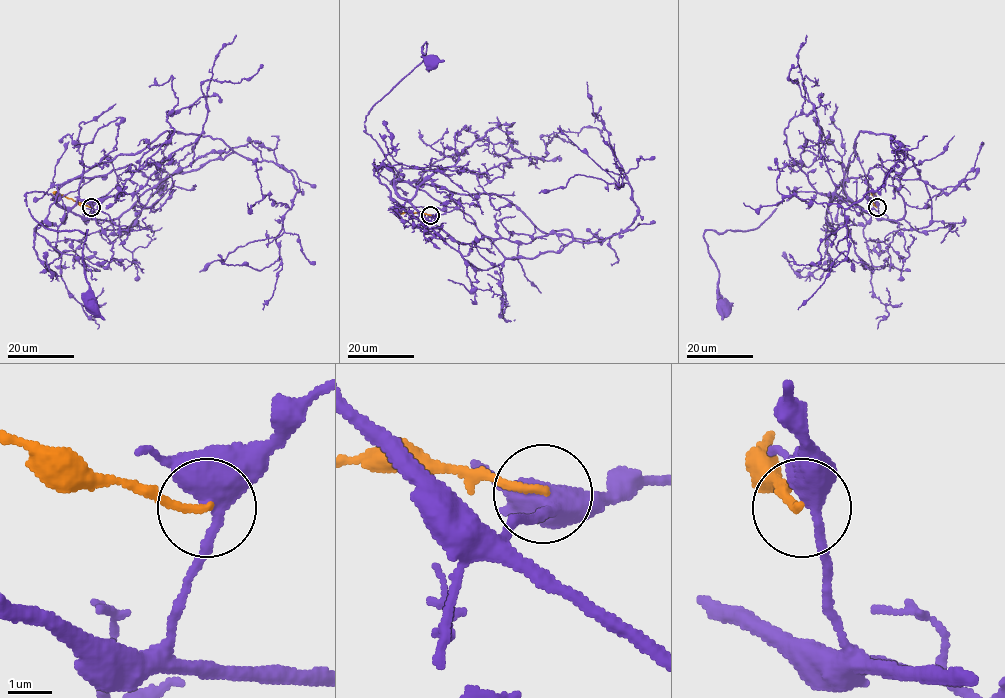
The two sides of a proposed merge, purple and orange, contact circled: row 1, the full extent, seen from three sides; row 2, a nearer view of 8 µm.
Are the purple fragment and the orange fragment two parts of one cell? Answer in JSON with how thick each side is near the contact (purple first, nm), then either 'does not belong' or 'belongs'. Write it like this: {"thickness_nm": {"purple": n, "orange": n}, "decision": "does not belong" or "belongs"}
{"thickness_nm": {"purple": 400, "orange": 160}, "decision": "does not belong"}

